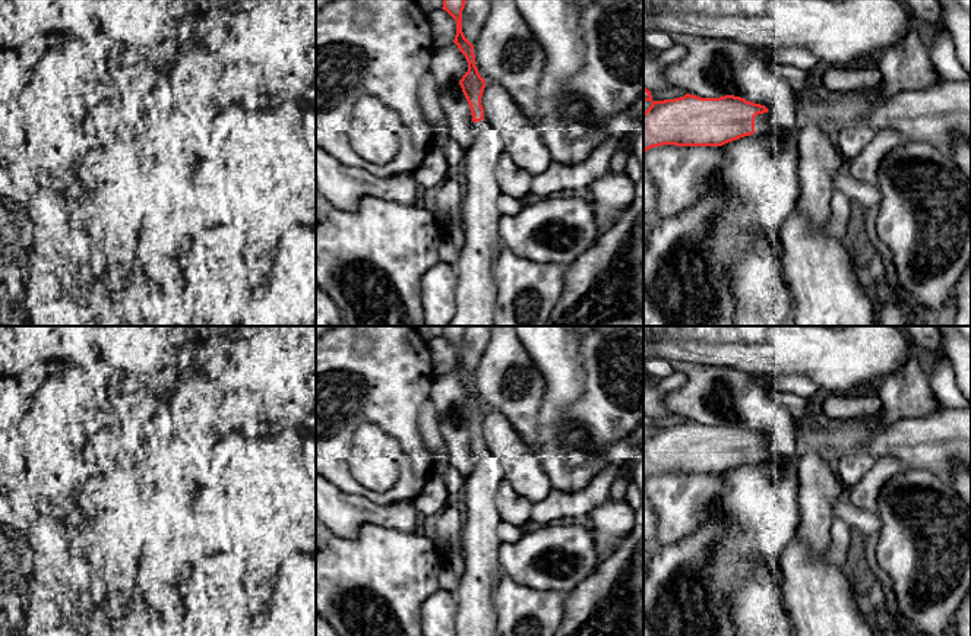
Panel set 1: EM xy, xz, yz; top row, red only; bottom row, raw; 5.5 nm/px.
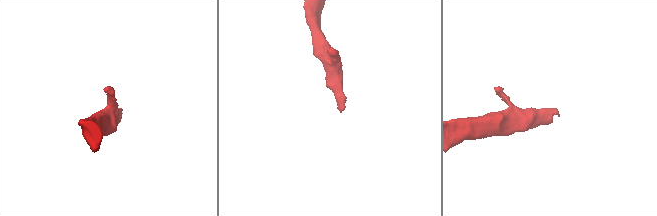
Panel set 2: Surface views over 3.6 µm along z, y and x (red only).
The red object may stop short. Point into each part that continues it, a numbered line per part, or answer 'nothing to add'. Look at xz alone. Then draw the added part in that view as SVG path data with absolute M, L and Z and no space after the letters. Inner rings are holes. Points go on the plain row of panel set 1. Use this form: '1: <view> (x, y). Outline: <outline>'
1: xz (475, 616). Outline: M483 446L472 452L475 469L466 477L466 510L462 525L464 576L455 591L456 636L494 636L496 610L491 595L503 575L499 560L502 547L497 526L502 519L496 491L505 478L500 461Z

